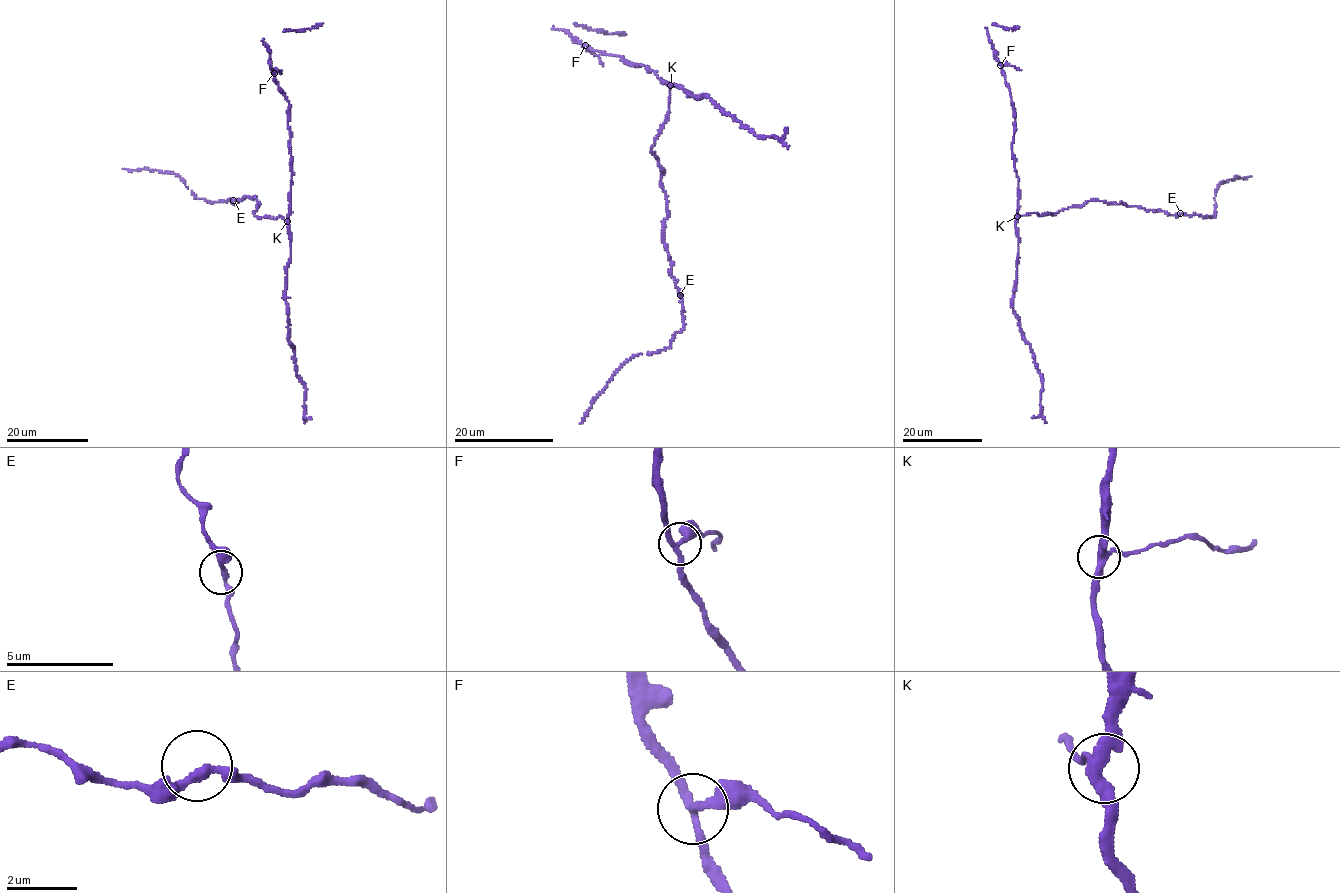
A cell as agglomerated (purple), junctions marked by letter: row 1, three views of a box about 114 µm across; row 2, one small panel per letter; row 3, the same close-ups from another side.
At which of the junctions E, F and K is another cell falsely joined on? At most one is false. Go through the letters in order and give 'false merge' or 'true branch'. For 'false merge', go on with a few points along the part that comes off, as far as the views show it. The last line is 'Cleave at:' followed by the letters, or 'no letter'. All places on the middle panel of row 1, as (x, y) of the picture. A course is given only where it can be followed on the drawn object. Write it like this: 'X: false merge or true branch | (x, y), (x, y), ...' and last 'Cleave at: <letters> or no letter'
E: true branch
F: false merge | (586, 45), (602, 65)
K: true branch
Cleave at: F

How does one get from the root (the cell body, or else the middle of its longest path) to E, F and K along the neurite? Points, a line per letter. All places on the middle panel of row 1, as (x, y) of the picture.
E: (658, 135), (652, 151), (663, 172), (661, 186), (666, 196), (664, 245), (672, 262), (671, 276), (680, 295)
F: (658, 135), (668, 110), (671, 85), (643, 65), (630, 65), (620, 57), (586, 45)
K: (658, 135), (668, 110), (670, 85)

